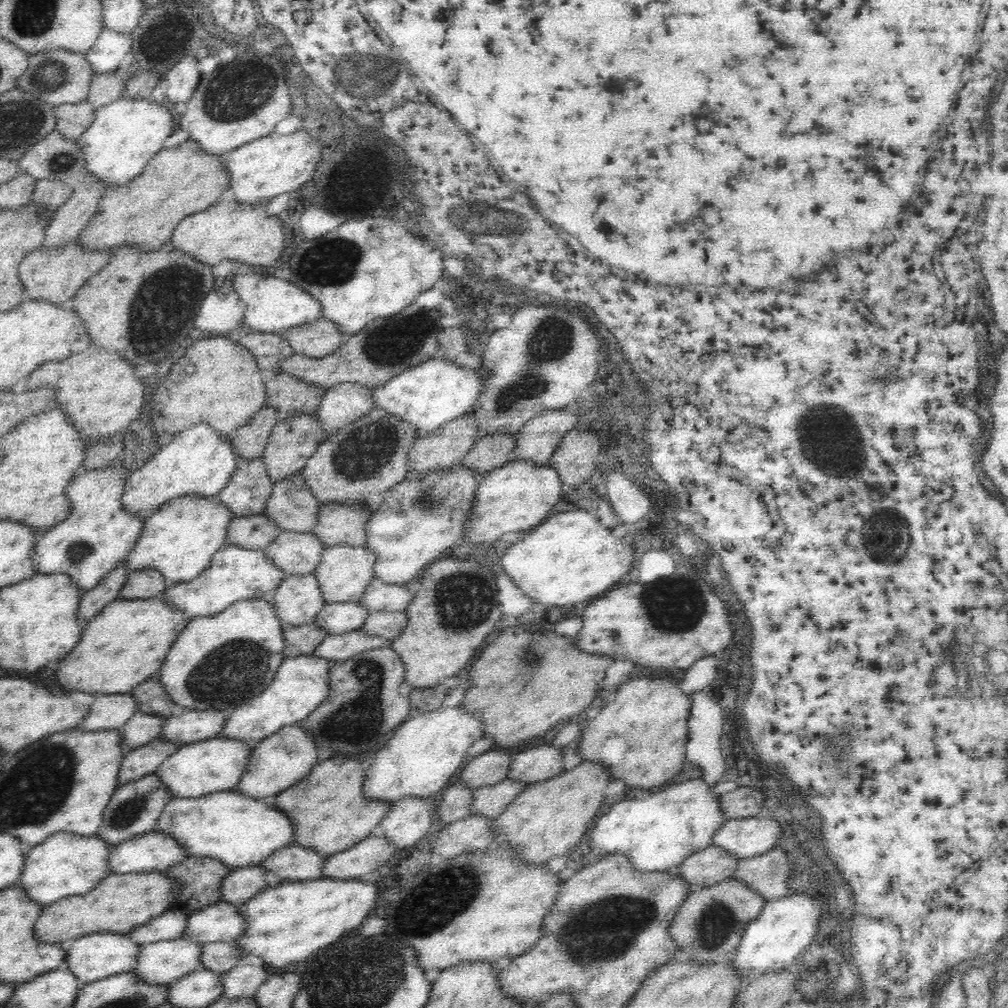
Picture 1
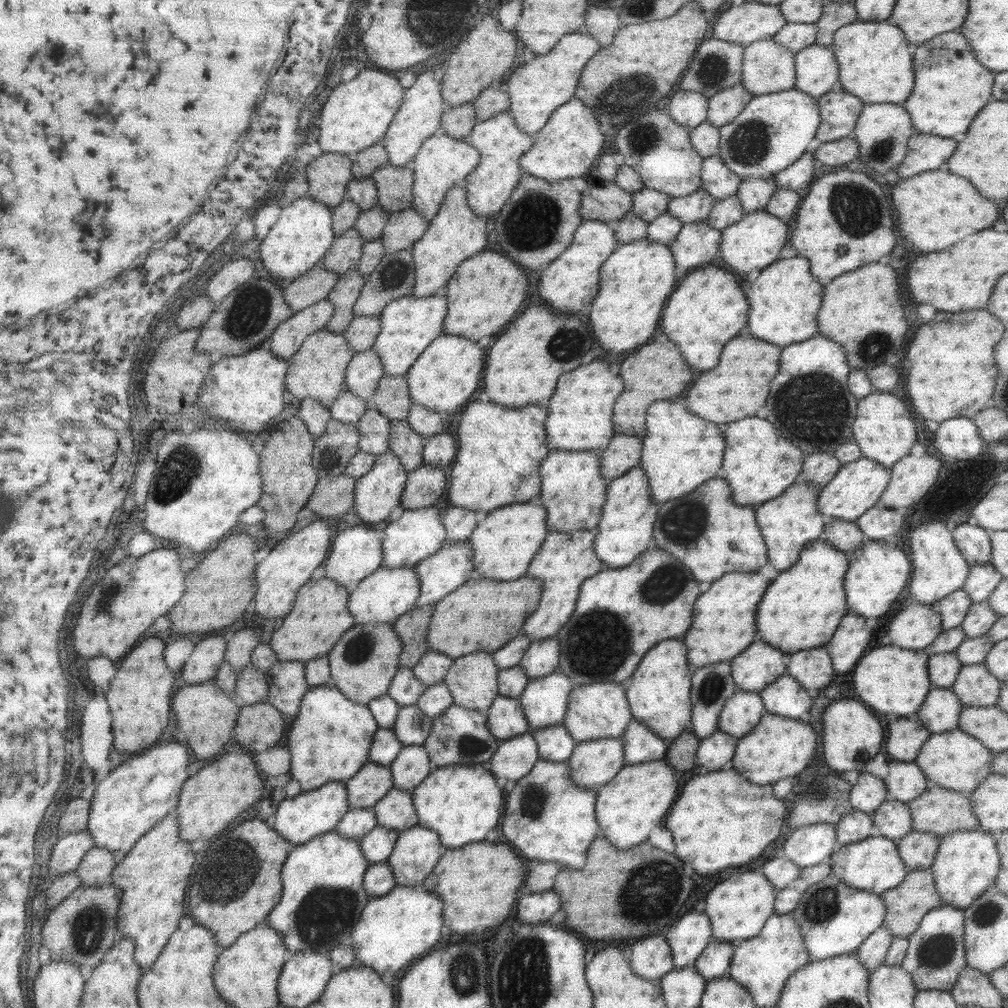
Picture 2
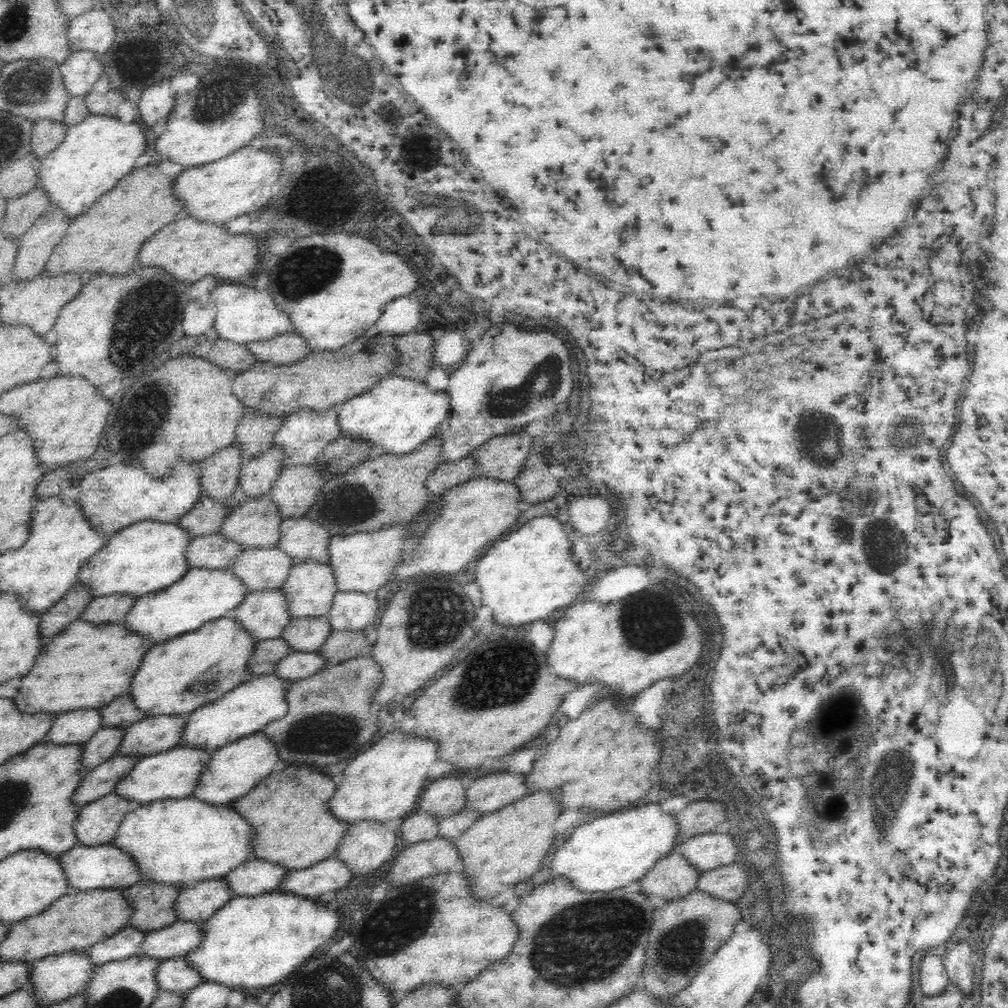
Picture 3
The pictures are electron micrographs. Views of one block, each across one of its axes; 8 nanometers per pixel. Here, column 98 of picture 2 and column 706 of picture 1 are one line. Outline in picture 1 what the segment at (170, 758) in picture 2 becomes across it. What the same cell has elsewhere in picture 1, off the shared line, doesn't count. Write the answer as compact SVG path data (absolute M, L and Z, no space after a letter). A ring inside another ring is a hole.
M686 780L674 786L661 786L646 798L628 798L611 805L610 810L594 822L587 832L590 836L592 850L596 853L620 853L629 856L638 870L670 870L678 868L691 854L708 848L714 835L720 830L729 818L723 811L721 795L714 791L714 785L705 780Z

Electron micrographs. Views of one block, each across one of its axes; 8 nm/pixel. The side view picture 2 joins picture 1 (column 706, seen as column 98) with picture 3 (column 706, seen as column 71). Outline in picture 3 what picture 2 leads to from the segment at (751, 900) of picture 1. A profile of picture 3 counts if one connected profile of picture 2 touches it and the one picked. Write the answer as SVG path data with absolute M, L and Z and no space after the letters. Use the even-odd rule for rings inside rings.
M696 889L679 899L670 900L653 915L648 962L634 988L648 989L660 999L671 1000L682 992L700 973L700 968L735 934L734 928L743 921L736 902L724 900Z

